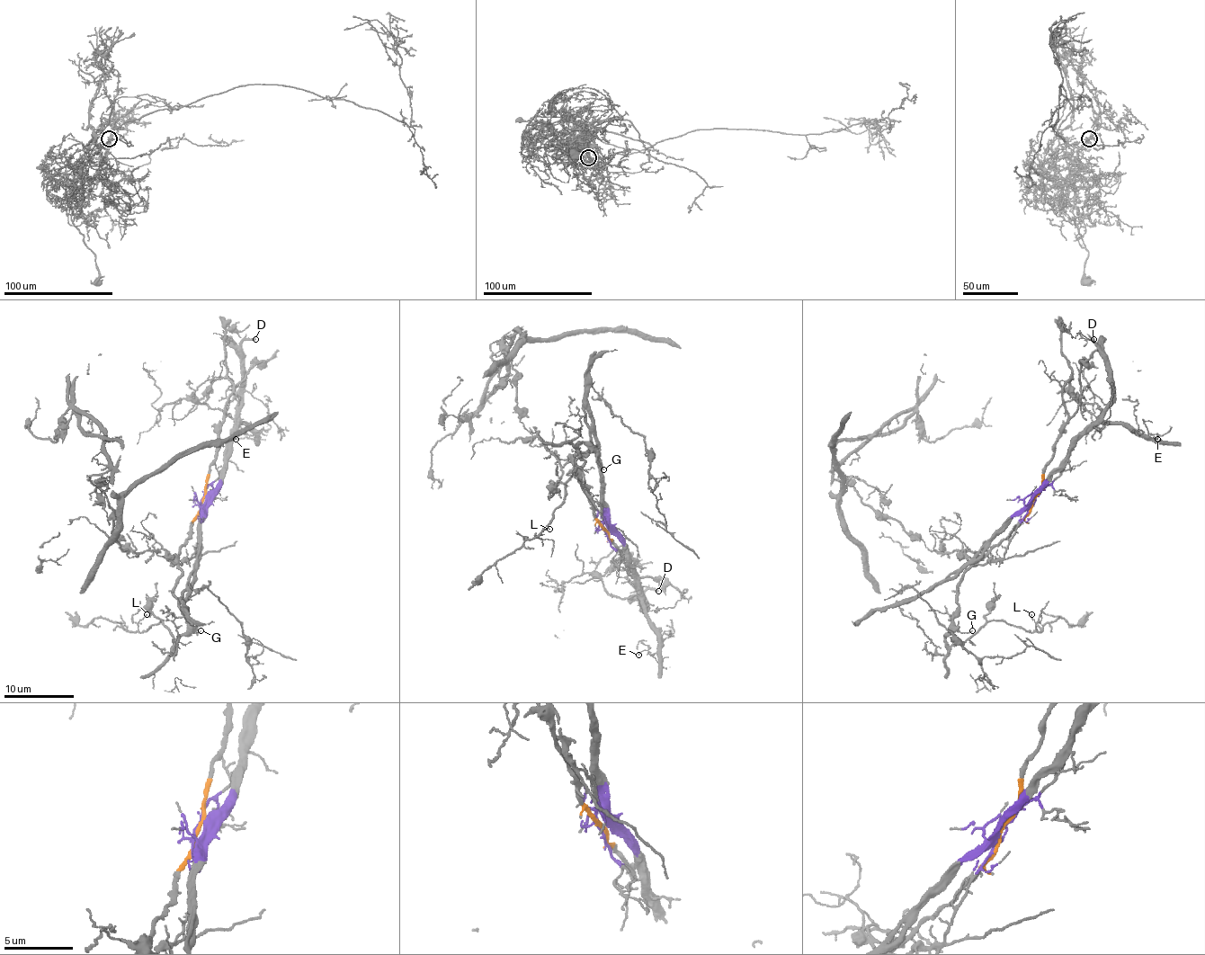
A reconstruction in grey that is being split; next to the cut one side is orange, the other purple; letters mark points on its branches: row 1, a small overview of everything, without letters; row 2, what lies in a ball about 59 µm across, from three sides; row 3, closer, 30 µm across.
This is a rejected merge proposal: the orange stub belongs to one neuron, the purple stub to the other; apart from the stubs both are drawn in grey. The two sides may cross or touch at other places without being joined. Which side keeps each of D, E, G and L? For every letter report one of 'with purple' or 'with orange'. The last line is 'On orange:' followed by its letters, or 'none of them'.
D: with purple
E: with purple
G: with orange
L: with orange
On orange: G, L

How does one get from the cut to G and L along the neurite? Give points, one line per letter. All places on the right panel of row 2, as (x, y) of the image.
G: (1034, 499), (1030, 513), (963, 573), (953, 624), (962, 633), (972, 631)
L: (1034, 499), (1030, 513), (963, 573), (946, 641), (960, 645), (990, 620), (1004, 620), (1034, 631), (1032, 613)

